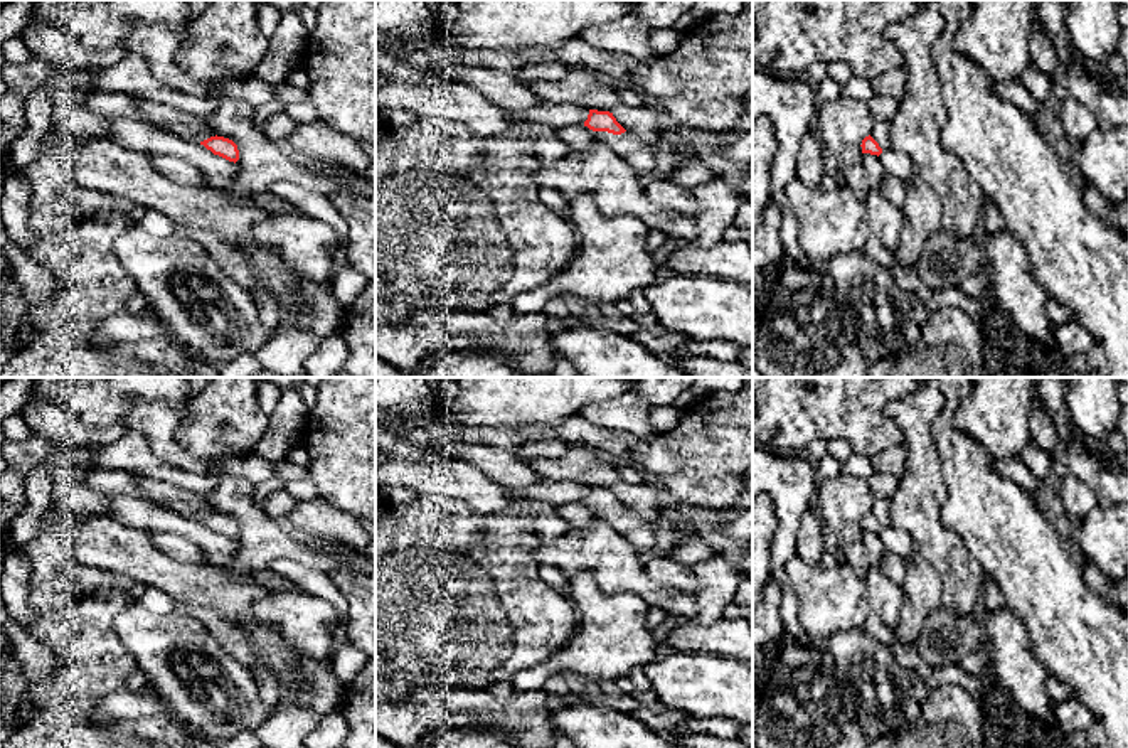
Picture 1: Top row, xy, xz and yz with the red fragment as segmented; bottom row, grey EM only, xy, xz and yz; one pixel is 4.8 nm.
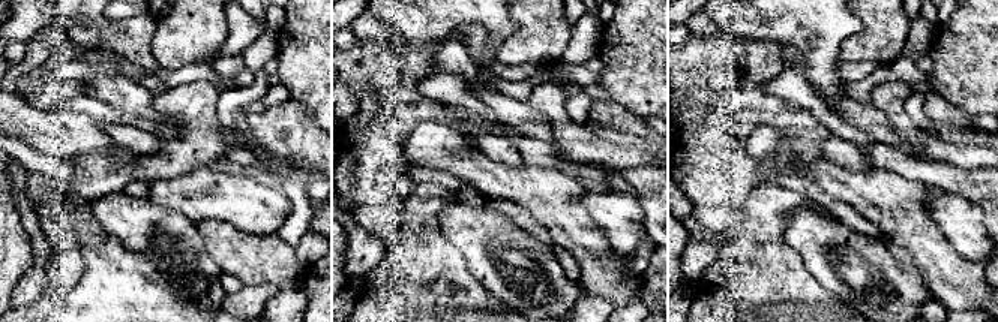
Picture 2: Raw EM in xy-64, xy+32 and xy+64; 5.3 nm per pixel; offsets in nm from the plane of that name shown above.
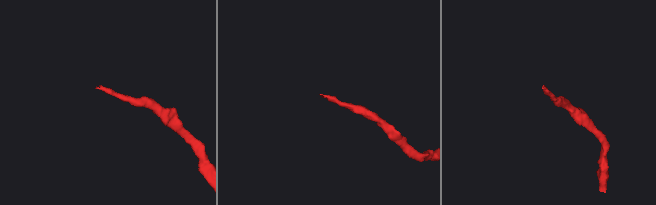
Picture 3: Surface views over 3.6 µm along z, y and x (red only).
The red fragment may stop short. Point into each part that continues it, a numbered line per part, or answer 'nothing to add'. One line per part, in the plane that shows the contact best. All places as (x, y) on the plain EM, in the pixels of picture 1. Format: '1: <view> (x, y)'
1: xz (640, 533)

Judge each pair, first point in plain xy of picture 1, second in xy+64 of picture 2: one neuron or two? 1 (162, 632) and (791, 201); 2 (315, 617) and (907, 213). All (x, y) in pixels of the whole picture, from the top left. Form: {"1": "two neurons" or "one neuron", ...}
{"1": "two neurons", "2": "two neurons"}

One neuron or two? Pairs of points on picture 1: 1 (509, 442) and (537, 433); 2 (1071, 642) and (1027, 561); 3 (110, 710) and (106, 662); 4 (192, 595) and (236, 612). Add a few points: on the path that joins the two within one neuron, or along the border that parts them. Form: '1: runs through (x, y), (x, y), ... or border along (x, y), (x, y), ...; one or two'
1: runs through (516, 437), (531, 433); one
2: runs through (1069, 622), (1041, 582); one
3: border along (147, 693), (110, 691), (90, 723); two
4: runs through (202, 595), (219, 595), (226, 602); one

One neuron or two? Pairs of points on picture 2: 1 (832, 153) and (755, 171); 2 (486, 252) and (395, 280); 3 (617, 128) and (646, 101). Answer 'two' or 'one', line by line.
1: two
2: two
3: two

